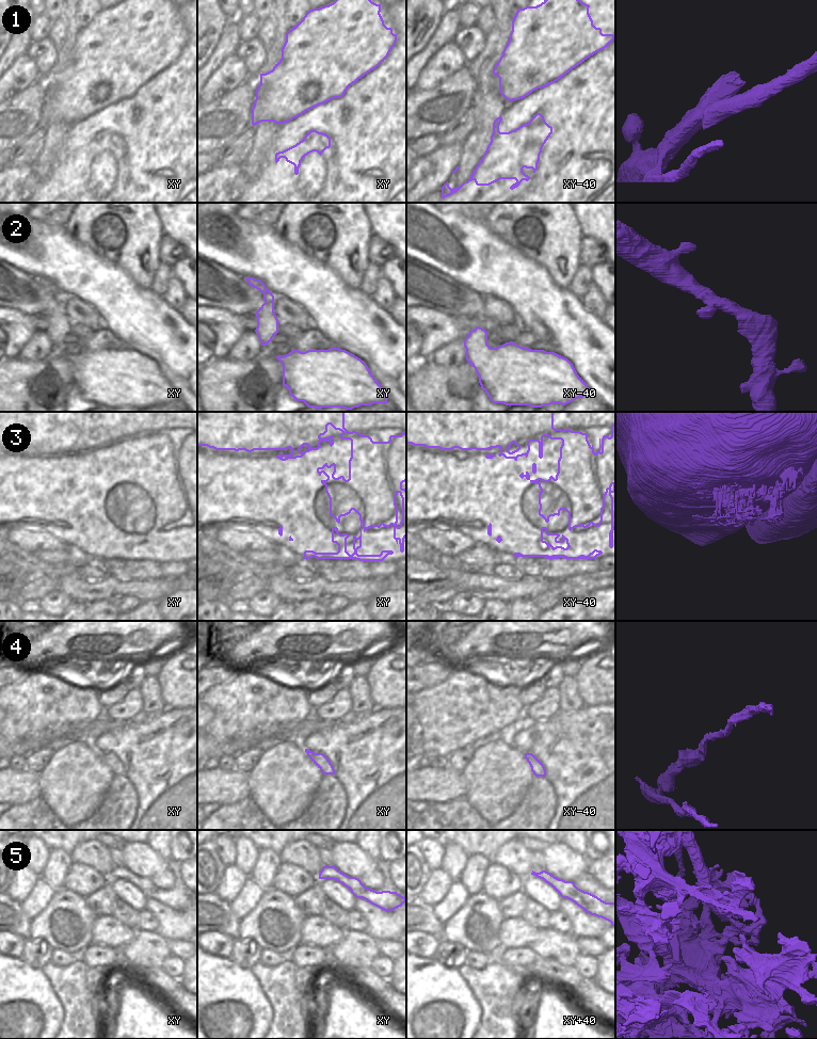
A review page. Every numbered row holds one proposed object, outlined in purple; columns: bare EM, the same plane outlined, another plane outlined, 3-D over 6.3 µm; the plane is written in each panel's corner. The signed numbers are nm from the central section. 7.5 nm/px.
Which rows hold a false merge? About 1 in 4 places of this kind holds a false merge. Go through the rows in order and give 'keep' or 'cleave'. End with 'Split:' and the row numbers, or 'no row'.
1: keep
2: keep
3: keep
4: keep
5: cleave
Split: 5

